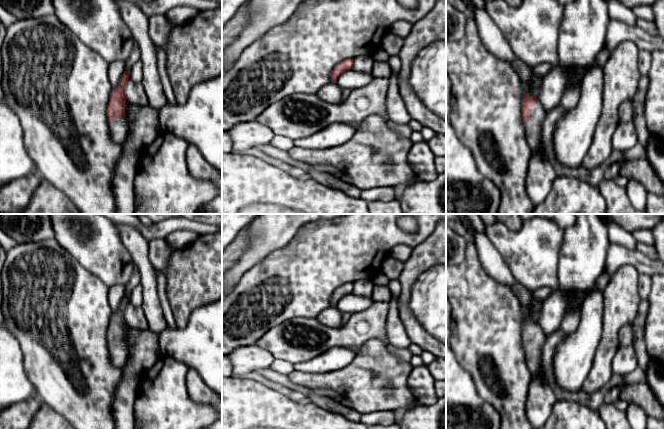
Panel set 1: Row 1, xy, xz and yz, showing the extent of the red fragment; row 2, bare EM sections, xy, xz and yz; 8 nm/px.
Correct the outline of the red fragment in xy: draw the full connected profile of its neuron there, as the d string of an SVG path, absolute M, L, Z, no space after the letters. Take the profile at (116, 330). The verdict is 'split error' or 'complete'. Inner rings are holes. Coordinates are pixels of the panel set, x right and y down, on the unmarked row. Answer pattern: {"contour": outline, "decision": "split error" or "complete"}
{"contour": "M124 295L119 310L113 312L107 329L108 348L111 362L116 367L123 367L127 359L127 342L125 341L125 327L127 325L125 310L130 296Z", "decision": "split error"}

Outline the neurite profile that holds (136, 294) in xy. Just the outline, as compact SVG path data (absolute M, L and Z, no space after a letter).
M136 286L130 294L130 303L135 307L142 307L142 286Z

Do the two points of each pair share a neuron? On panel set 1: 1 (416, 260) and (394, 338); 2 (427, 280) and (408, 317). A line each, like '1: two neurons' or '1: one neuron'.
1: two neurons
2: two neurons

